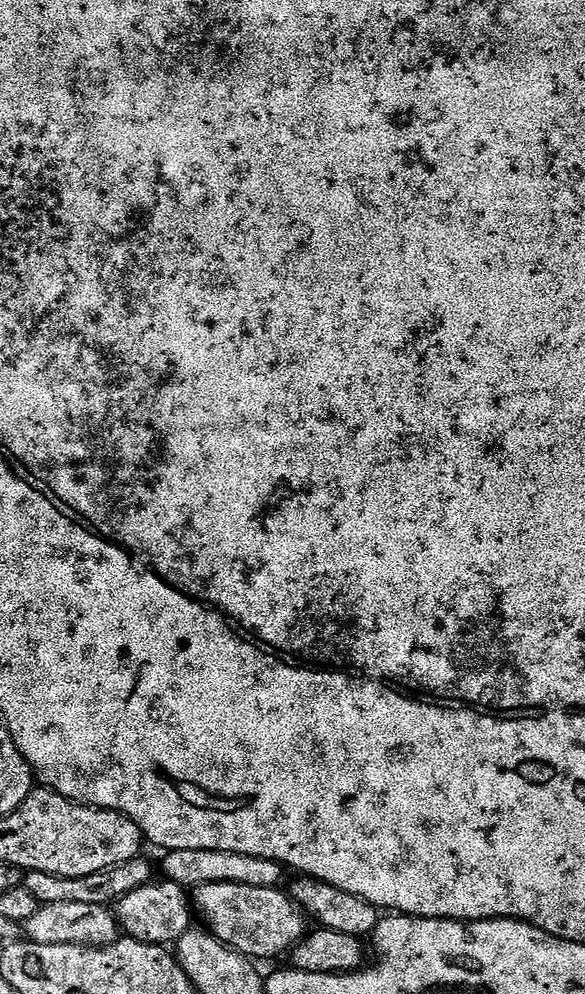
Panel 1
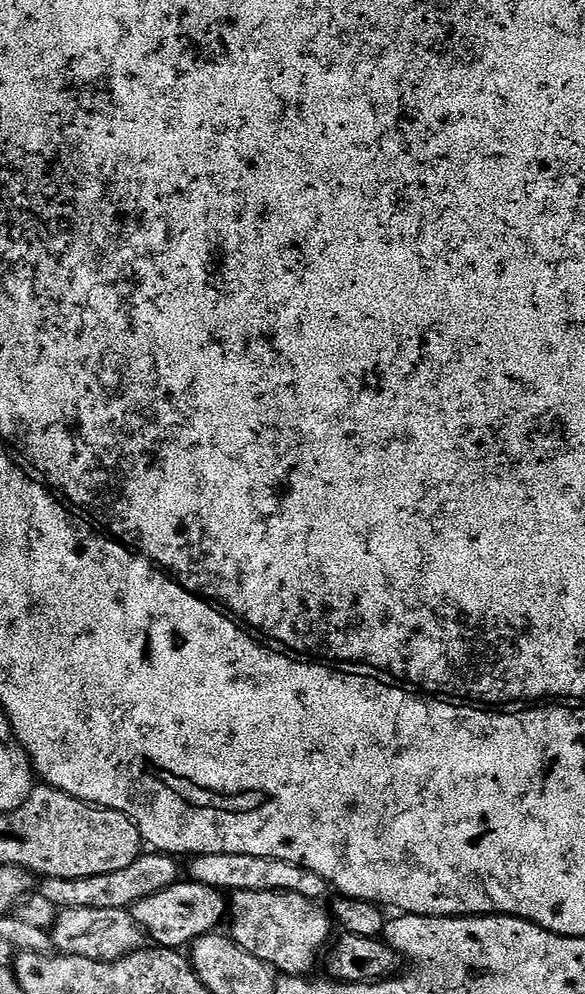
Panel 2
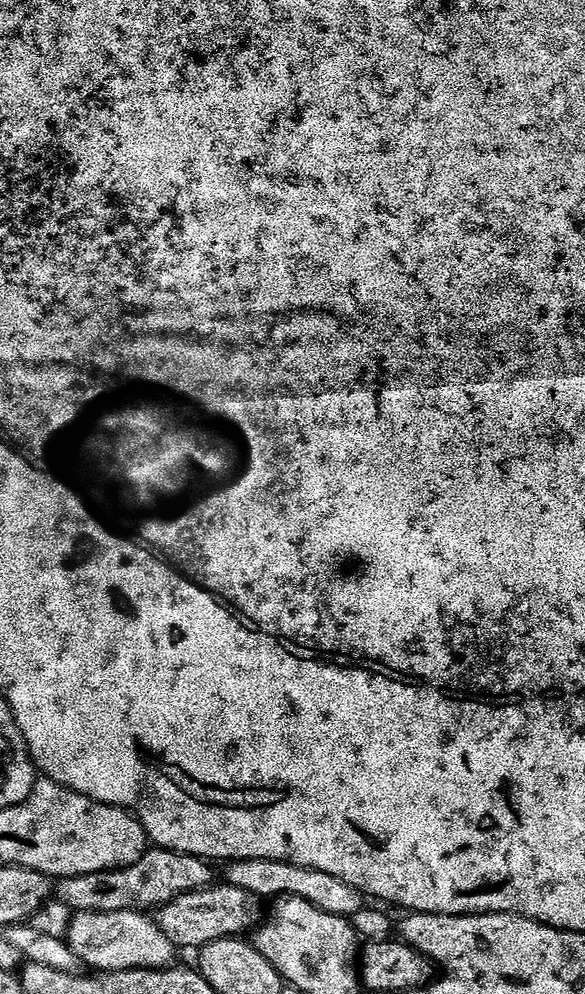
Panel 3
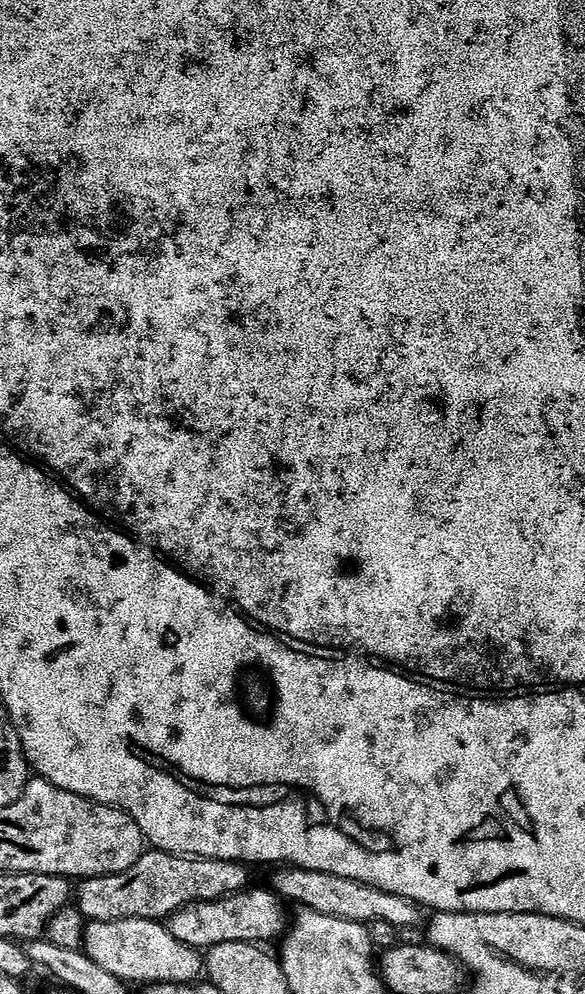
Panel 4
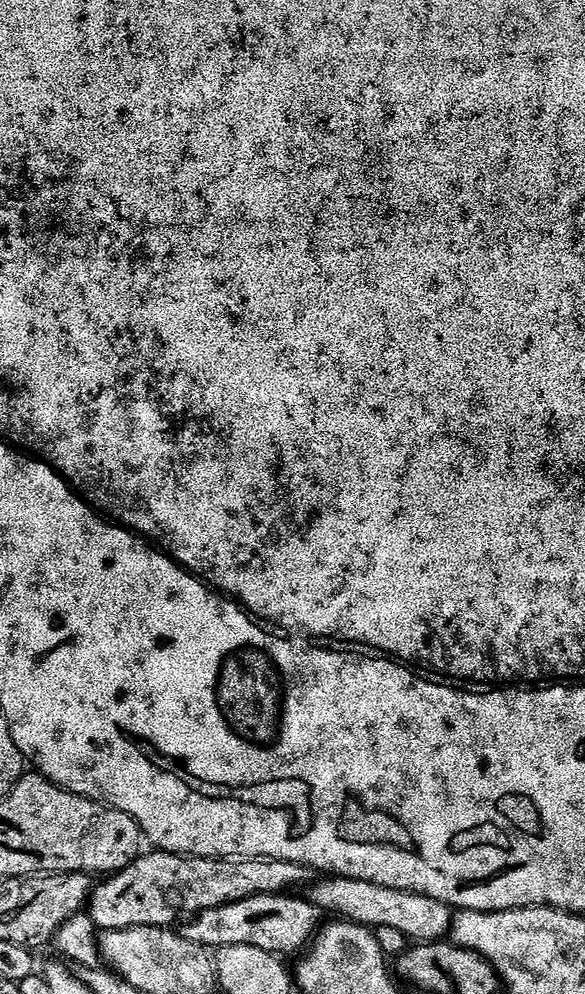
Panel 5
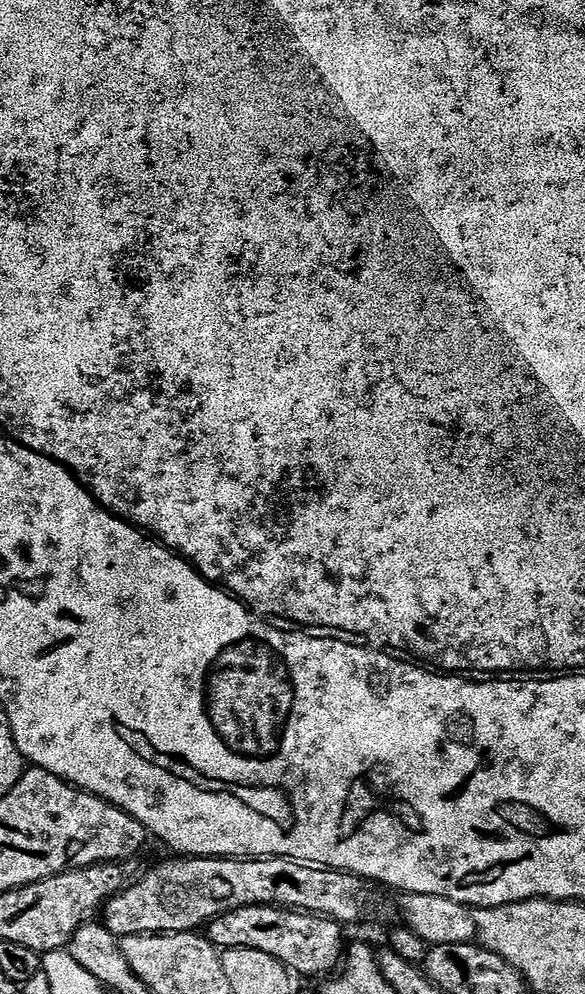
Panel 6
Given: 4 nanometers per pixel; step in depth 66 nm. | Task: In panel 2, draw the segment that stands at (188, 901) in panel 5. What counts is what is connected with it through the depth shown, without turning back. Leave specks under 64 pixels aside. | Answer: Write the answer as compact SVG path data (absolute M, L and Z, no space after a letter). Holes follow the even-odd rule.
M155 850L145 851L130 866L123 870L114 870L114 874L94 874L90 878L74 878L73 880L45 879L39 885L39 892L46 894L57 909L74 906L94 906L94 910L114 910L115 908L131 909L142 898L150 898L150 894L158 894L170 886L174 886L182 876L182 864L175 856Z

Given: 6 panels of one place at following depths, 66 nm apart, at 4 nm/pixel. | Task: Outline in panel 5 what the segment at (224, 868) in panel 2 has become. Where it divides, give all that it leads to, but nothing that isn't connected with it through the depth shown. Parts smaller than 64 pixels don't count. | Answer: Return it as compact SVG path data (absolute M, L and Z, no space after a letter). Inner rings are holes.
M328 876L313 883L306 892L321 913L337 912L341 921L361 924L373 930L390 926L406 934L410 942L427 942L445 939L452 930L453 909L429 896L406 890L394 890L390 886L378 886L374 882L362 882L345 876Z

